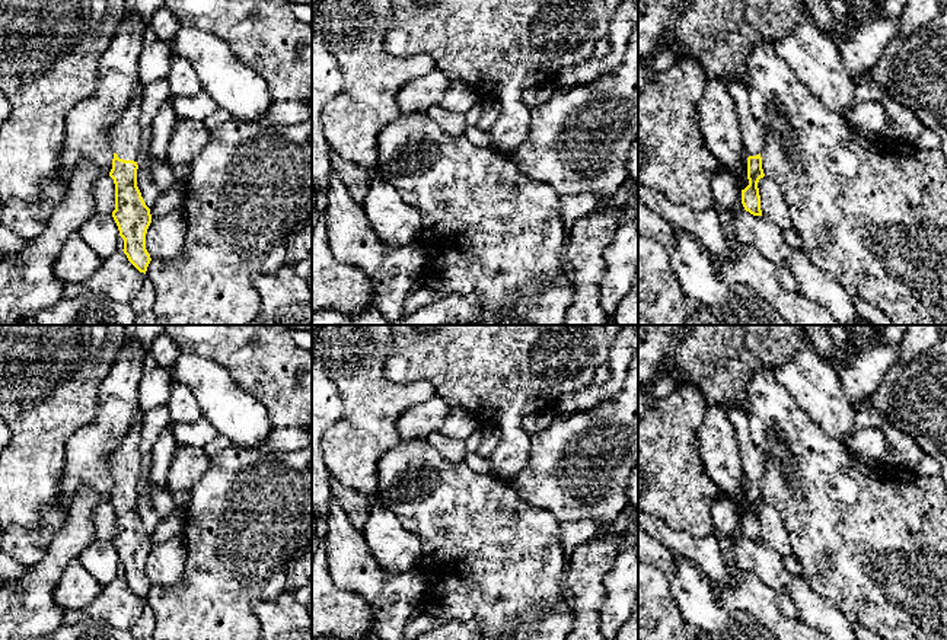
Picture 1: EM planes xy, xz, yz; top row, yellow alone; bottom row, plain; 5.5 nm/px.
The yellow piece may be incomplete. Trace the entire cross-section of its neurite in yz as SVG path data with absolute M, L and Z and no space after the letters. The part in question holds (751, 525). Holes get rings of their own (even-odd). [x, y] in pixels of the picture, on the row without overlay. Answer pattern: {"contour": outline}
{"contour": "M733 407L727 410L727 415L737 433L737 442L740 445L740 458L743 472L747 480L747 506L749 512L742 516L742 531L746 538L753 542L762 542L761 522L758 509L765 503L762 496L762 484L766 459L761 449L753 443L749 429L747 411L742 407Z"}

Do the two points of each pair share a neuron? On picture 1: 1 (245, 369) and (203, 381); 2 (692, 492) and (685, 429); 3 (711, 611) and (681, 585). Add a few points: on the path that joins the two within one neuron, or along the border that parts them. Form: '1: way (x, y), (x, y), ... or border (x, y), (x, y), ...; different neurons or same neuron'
1: border (200, 354), (222, 365), (230, 378), (254, 397); different neurons
2: way (685, 475), (685, 445); same neuron
3: way (704, 607), (688, 591); same neuron

